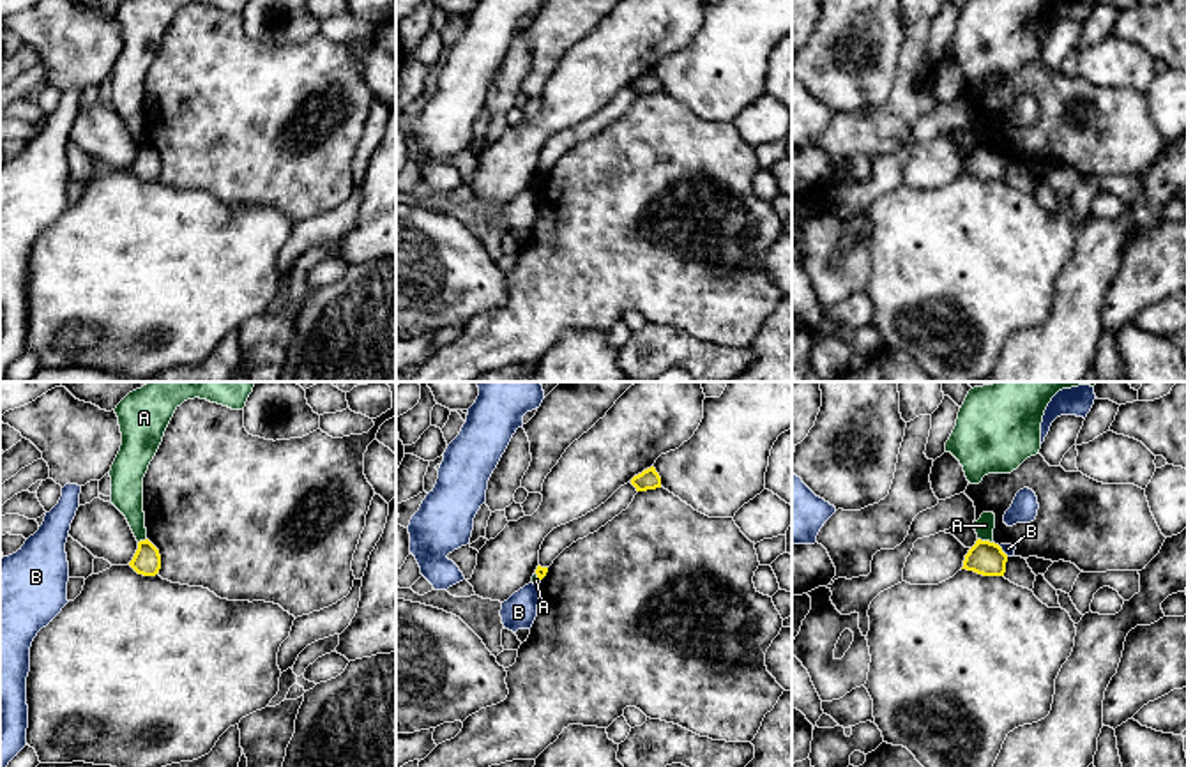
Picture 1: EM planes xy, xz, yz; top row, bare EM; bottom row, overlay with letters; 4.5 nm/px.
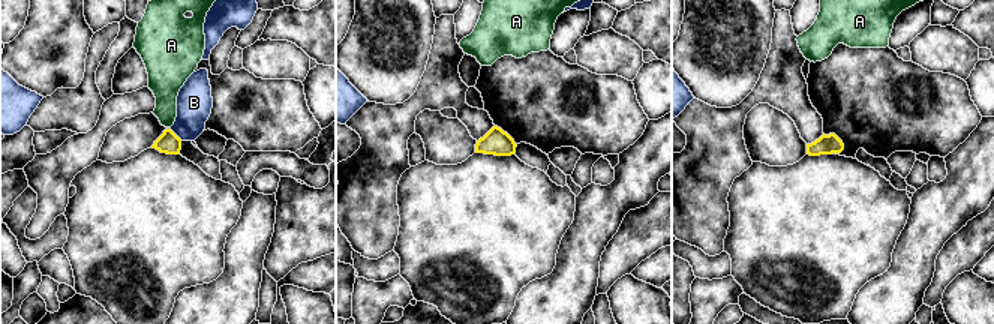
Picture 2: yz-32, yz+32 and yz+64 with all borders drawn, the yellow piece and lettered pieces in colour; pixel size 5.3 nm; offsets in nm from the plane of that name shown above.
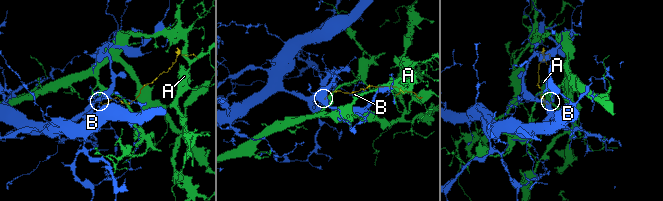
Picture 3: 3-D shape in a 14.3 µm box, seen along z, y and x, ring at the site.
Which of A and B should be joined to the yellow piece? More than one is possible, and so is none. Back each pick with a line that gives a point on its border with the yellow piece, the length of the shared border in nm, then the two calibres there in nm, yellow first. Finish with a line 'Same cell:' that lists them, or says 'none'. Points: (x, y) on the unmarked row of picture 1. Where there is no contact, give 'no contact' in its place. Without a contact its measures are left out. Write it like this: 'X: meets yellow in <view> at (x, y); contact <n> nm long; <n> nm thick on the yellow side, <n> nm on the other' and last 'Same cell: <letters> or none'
Same cell: none

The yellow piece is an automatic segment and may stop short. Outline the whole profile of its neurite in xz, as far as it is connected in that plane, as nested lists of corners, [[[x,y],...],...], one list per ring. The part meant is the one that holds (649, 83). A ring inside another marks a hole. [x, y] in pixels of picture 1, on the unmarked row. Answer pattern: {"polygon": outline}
{"polygon": [[[650,71],[643,74],[642,78],[635,80],[631,83],[631,88],[636,92],[636,95],[656,94],[656,92],[661,92],[661,81],[656,76],[656,72]]]}

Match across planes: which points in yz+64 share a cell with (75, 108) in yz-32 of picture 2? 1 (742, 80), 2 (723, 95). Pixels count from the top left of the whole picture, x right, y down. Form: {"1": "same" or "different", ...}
{"1": "different", "2": "different"}

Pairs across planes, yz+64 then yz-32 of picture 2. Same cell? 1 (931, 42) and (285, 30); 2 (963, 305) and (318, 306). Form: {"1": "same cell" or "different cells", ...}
{"1": "different cells", "2": "same cell"}

